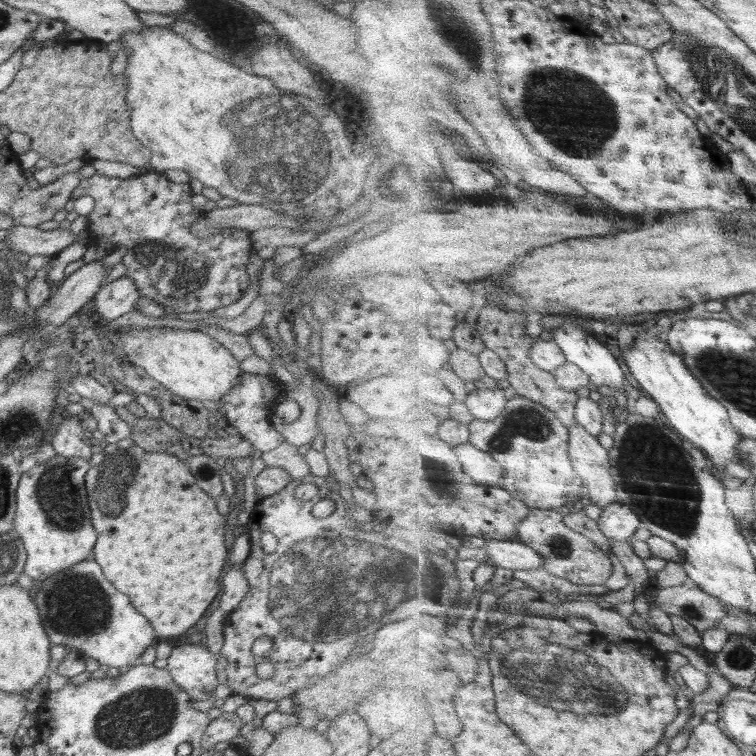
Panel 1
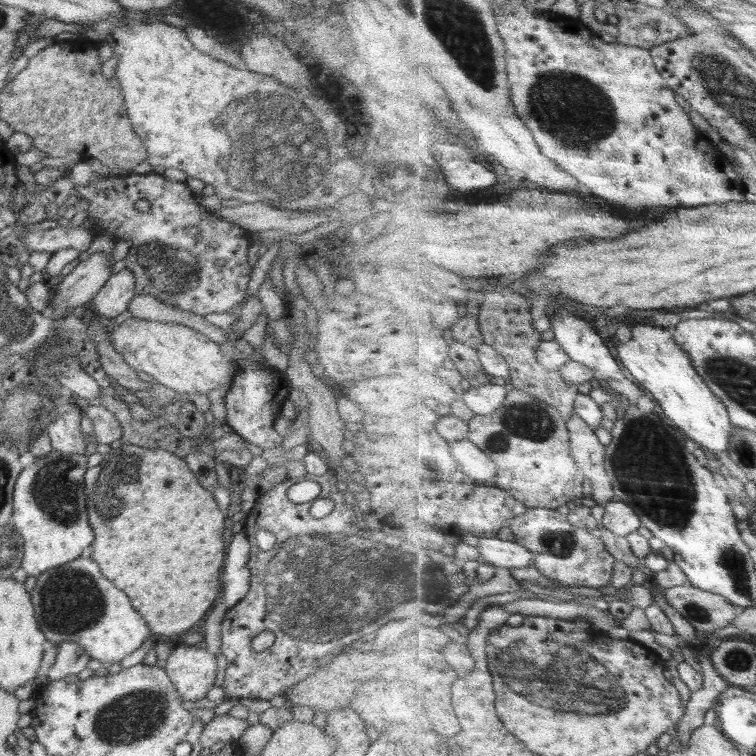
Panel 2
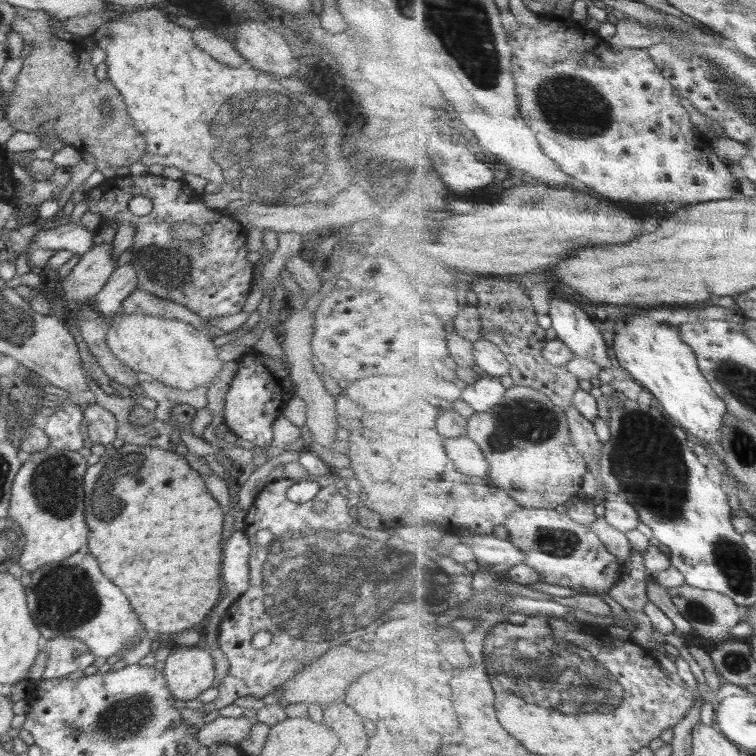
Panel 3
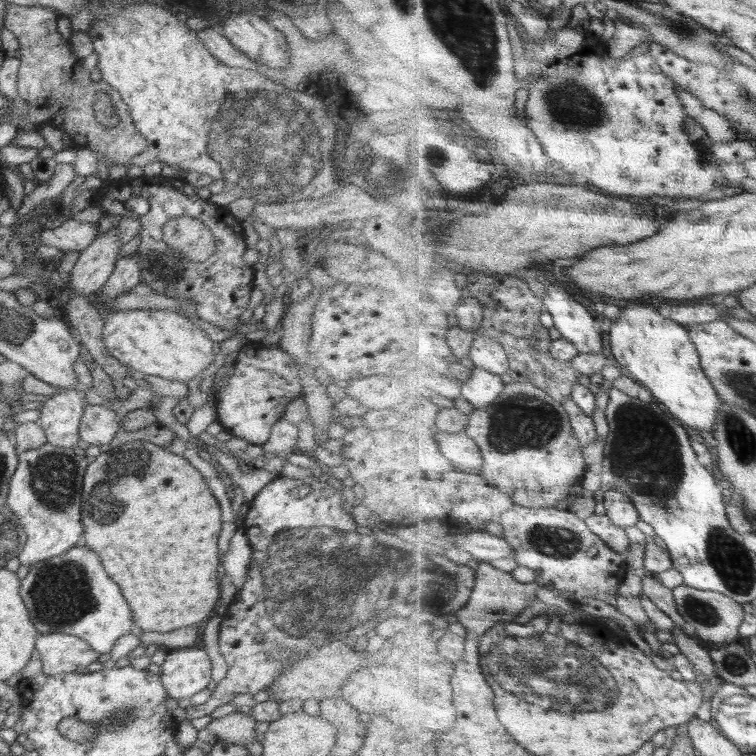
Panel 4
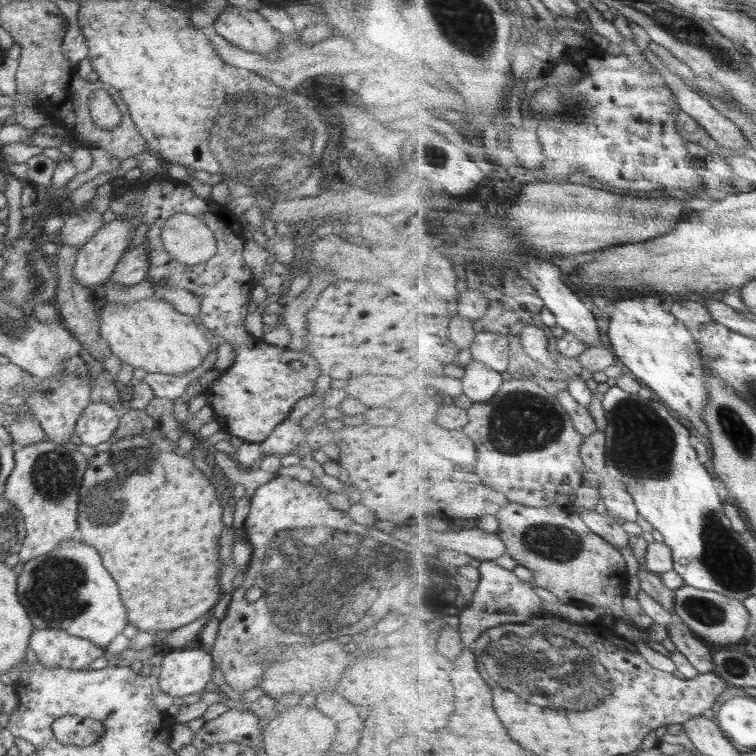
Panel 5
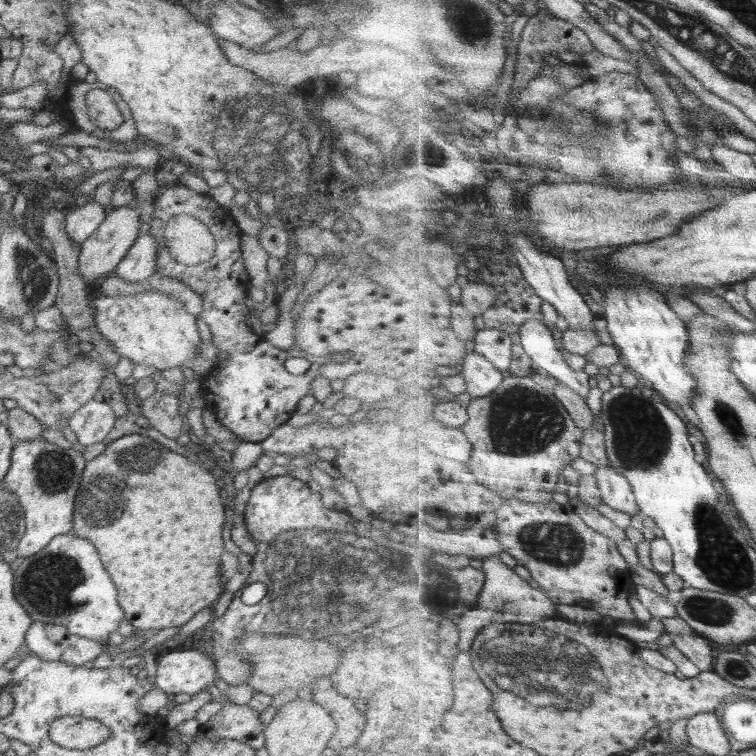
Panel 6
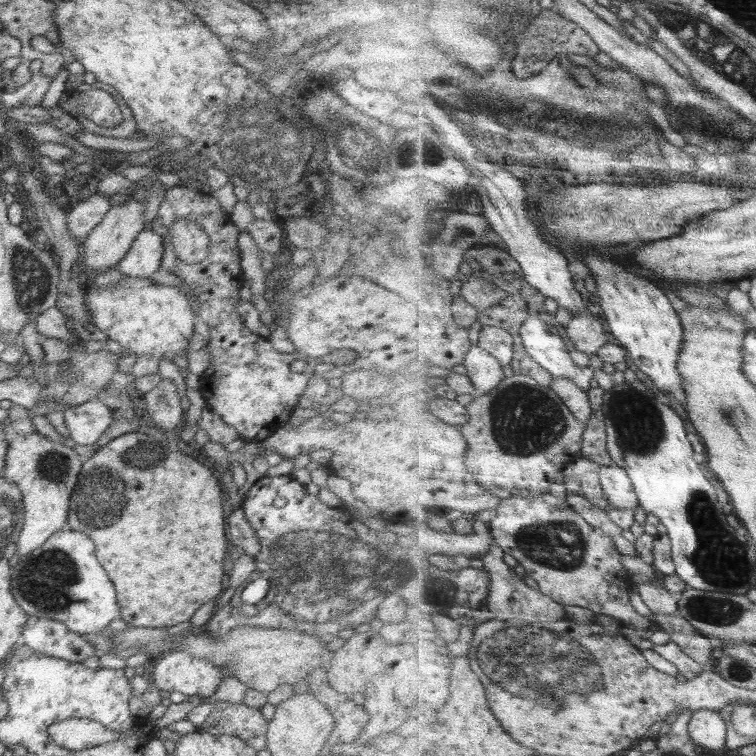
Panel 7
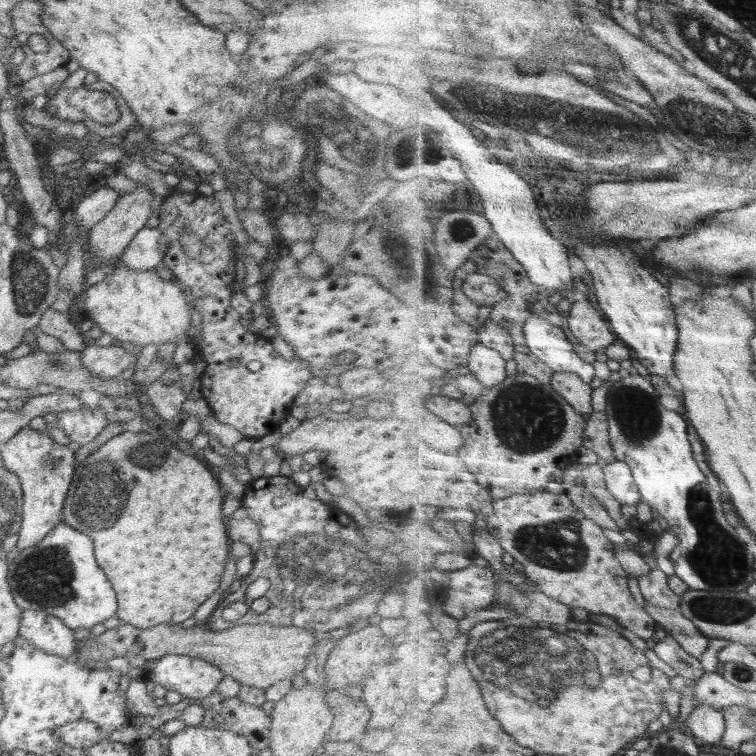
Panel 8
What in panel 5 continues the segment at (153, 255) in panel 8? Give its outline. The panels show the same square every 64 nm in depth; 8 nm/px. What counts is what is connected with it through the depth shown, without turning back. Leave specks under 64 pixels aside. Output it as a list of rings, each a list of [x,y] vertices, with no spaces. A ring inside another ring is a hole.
[[[146,238],[140,245],[125,251],[109,280],[122,286],[132,286],[146,280],[149,256]]]

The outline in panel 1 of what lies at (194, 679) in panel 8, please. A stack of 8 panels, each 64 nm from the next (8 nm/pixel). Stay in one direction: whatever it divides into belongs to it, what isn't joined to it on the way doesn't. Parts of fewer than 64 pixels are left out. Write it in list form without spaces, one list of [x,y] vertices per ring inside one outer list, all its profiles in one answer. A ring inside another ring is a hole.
[[[202,642],[179,645],[172,649],[166,659],[168,665],[165,670],[190,698],[208,700],[219,685],[216,657]]]

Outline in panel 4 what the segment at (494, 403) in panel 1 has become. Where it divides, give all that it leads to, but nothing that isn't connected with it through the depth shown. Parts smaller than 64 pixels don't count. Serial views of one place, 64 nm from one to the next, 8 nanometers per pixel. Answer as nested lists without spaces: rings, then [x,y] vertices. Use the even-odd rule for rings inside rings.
[[[476,367],[462,385],[463,396],[476,408],[488,408],[502,396],[507,384],[504,384],[501,375]]]

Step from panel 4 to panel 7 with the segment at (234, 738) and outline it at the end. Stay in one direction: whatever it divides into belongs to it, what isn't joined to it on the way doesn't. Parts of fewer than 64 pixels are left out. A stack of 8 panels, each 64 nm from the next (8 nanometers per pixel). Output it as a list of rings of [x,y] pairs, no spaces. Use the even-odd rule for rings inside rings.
[[[216,701],[214,710],[198,726],[200,731],[212,734],[229,734],[241,738],[257,751],[266,749],[267,726],[257,708],[242,703]]]

